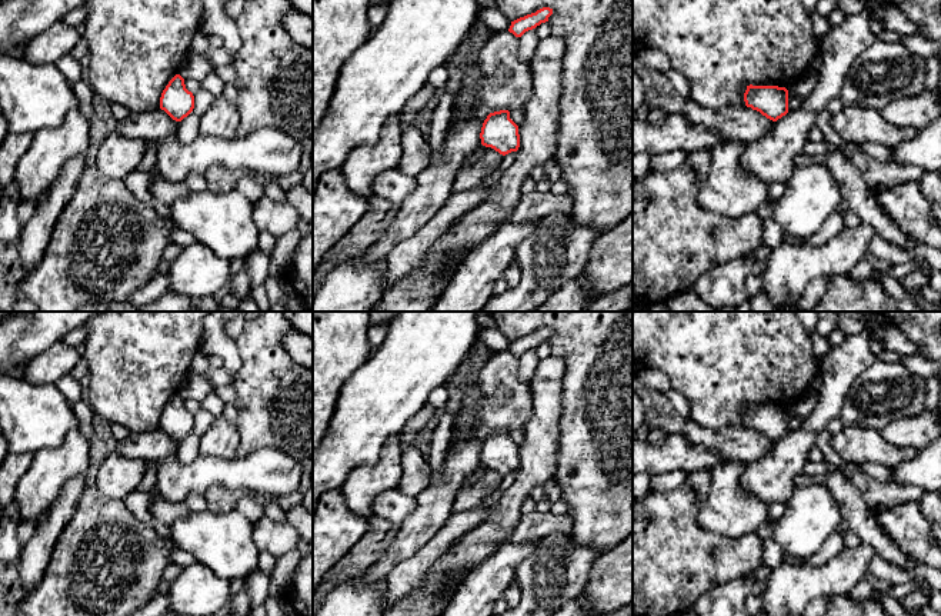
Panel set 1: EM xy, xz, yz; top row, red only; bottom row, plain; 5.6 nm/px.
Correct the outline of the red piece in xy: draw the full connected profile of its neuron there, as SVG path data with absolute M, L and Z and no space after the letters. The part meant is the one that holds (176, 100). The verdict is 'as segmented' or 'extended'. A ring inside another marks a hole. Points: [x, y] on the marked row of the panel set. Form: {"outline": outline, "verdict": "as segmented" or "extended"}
{"outline": "M176 74L163 90L160 109L176 121L181 121L193 111L194 96L186 89L184 79L180 74Z", "verdict": "as segmented"}

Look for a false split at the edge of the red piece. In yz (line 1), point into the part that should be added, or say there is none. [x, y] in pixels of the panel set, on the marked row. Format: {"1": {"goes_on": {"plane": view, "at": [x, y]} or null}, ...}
{"1": {"goes_on": null}}

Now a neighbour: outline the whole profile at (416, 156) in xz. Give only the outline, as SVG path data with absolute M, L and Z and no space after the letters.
M414 124L403 130L401 150L397 169L411 177L417 177L428 166L433 153L427 139Z

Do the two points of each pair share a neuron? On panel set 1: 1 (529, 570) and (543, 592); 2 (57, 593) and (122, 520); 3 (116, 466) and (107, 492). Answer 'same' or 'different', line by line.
1: same
2: same
3: same

